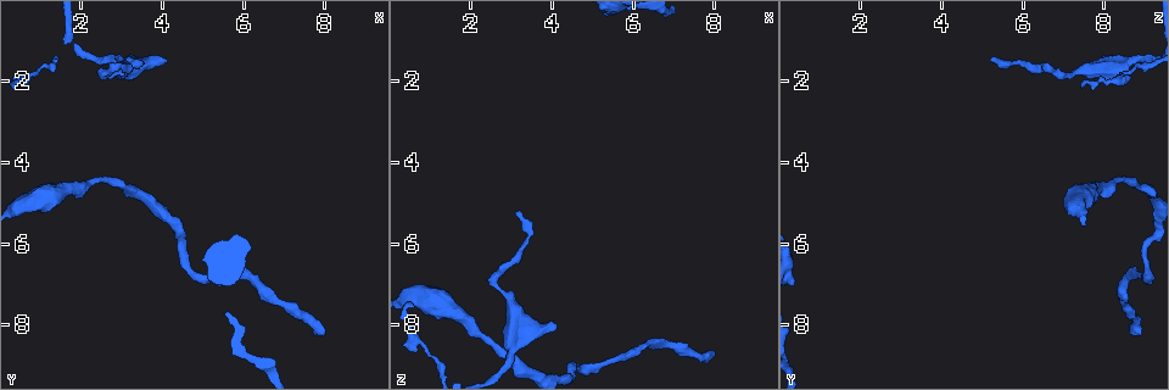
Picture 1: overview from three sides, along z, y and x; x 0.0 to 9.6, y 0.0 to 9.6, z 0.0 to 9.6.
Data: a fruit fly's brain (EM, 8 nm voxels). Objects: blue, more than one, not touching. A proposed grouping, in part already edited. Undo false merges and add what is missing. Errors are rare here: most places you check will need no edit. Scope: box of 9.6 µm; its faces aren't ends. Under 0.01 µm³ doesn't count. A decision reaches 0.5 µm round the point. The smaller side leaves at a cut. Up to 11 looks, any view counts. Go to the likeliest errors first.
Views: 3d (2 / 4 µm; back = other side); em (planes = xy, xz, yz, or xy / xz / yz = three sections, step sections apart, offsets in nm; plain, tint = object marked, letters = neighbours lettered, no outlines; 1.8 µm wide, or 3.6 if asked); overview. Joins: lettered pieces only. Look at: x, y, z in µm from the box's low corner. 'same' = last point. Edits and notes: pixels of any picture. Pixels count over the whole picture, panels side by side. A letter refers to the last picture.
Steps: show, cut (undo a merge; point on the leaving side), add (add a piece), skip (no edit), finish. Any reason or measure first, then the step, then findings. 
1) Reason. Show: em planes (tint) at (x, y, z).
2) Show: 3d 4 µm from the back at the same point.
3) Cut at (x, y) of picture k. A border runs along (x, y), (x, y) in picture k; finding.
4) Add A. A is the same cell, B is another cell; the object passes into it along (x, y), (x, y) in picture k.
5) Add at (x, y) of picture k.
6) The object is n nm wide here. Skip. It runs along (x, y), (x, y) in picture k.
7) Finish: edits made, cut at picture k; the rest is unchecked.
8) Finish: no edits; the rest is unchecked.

Long arm stops here. Show: 3d 2 µm at (8.00, 8.15, 8.65).

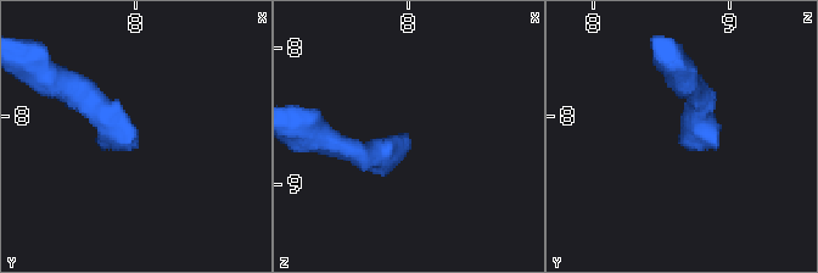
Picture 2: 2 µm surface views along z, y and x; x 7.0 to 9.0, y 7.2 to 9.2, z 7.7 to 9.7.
Show: em xy step 16 (letters) at (8.00, 8.14, 8.62).

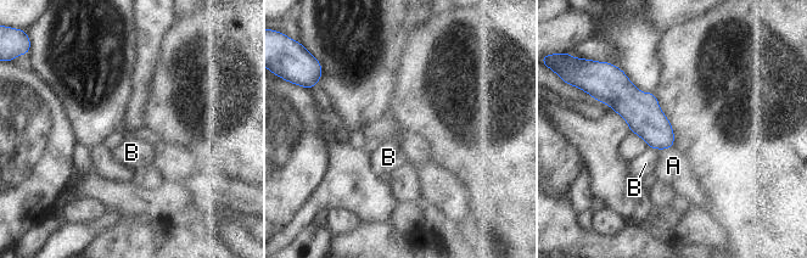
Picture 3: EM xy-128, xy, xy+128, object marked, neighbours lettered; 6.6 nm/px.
The longest contact is with A, 110 nm. Skip. A and B are other cells; a border runs along (648, 146), (657, 150) in picture 3; no lettered piece goes on from it.

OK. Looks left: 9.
Branch stops here. Show: em planes (letters) at (4.15, 1.45, 8.15).

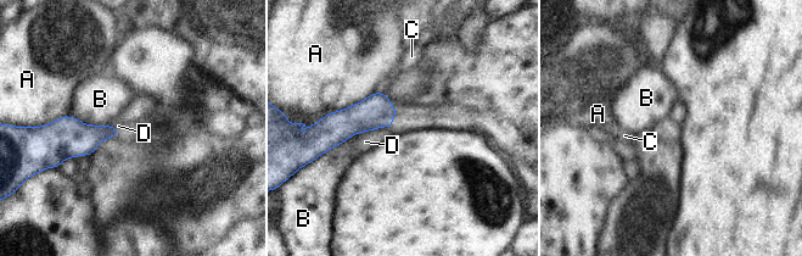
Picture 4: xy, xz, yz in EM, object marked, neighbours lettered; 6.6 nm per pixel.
The longest contact is with A, 460 nm. Skip. A, B, C and D are other cells; a border runs along (362, 132), (355, 132), (323, 154) in picture 4; no lettered piece goes on from it.

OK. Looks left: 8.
Abrupt turn. Show: em yz step 4 (letters) at (4.85, 6.90, 9.00).

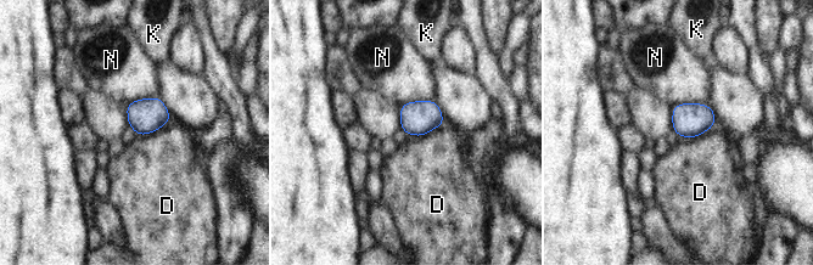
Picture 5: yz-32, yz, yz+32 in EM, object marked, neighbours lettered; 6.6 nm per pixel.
Another direction. Show: em planes (letters) at the same point.

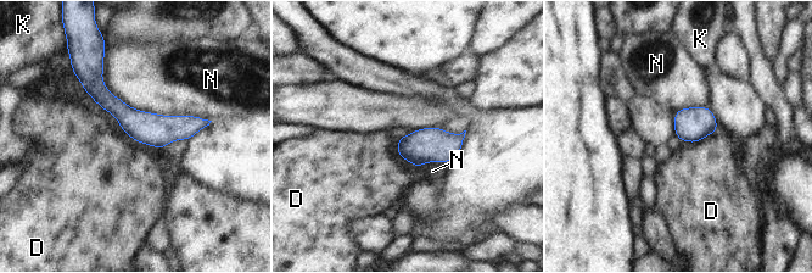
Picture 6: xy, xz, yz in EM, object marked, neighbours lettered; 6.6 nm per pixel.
The object is 220 nm wide here; the longest contact is with N, 850 nm. Skip. D, K and N are other cells; all the same neuron.

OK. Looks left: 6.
Sharp bend. Show: 3d 4 µm at (2.60, 1.75, 6.90).

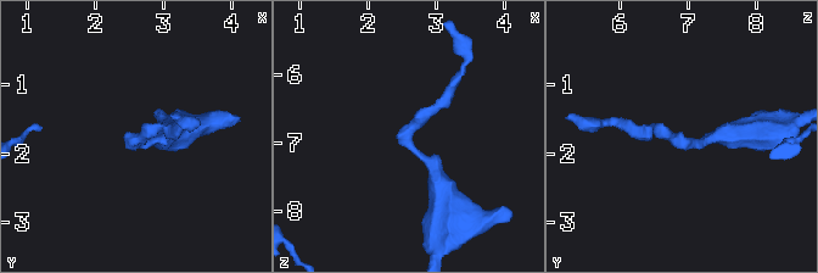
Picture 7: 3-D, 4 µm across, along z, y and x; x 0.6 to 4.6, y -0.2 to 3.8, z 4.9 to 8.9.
Show: em planes (letters) at (2.55, 1.80, 6.85).

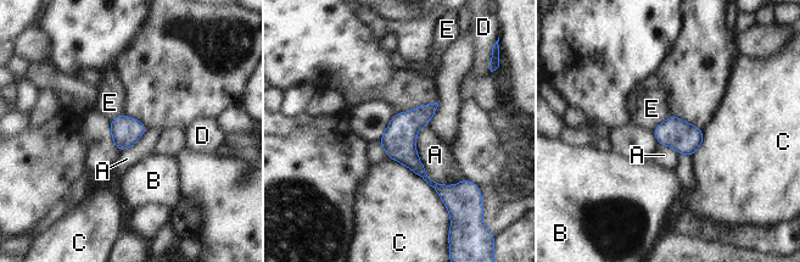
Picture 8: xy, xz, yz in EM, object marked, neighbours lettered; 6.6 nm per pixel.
Skip. A, B, C, D and E are other cells; a border runs along (670, 115), (652, 129) in picture 8; one neuron here.

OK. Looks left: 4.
Finish: no edits; the rest is unchecked.

